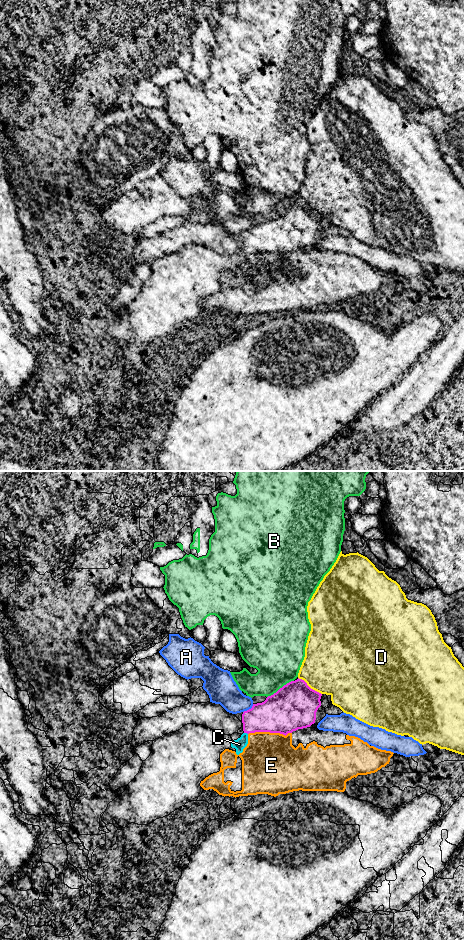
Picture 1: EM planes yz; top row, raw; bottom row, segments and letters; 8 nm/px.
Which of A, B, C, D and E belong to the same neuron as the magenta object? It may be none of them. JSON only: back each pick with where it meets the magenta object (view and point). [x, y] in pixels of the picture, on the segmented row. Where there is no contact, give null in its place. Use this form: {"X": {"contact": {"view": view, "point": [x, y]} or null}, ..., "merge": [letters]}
{"C": {"contact": {"view": "yz", "point": [246, 732]}}, "merge": ["C"]}

